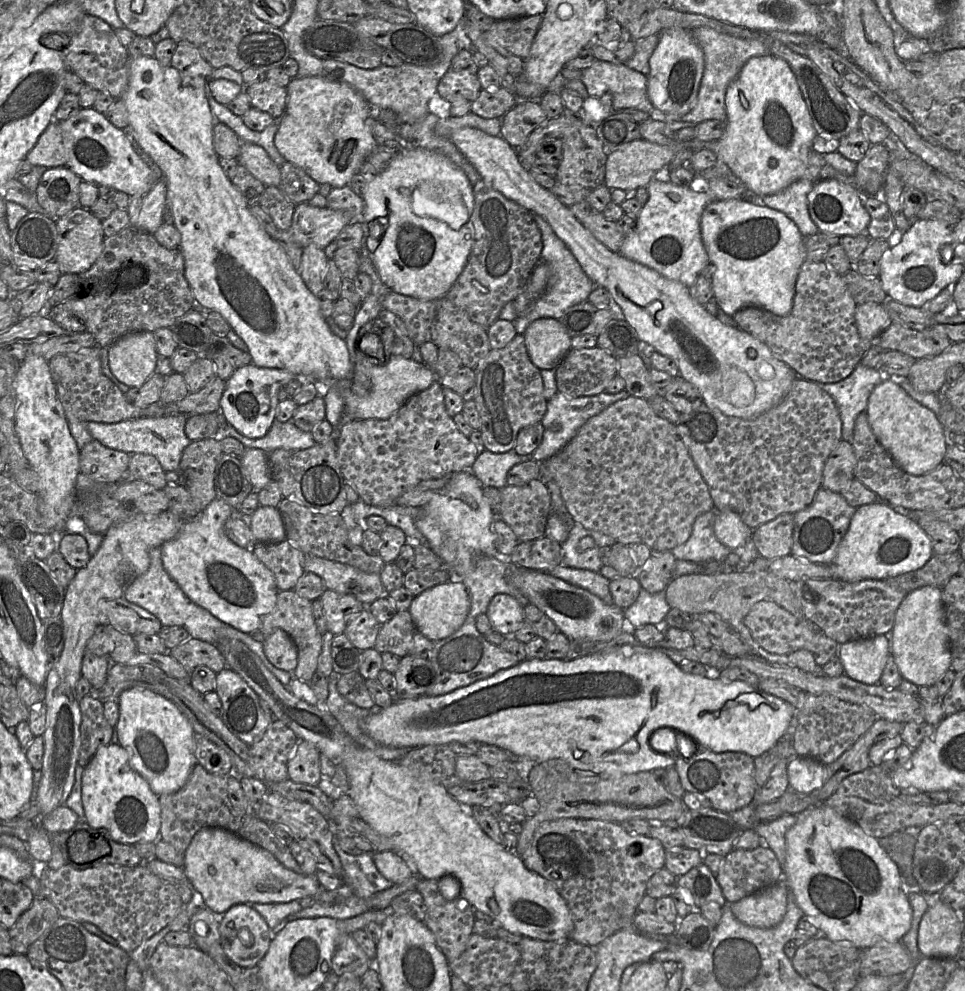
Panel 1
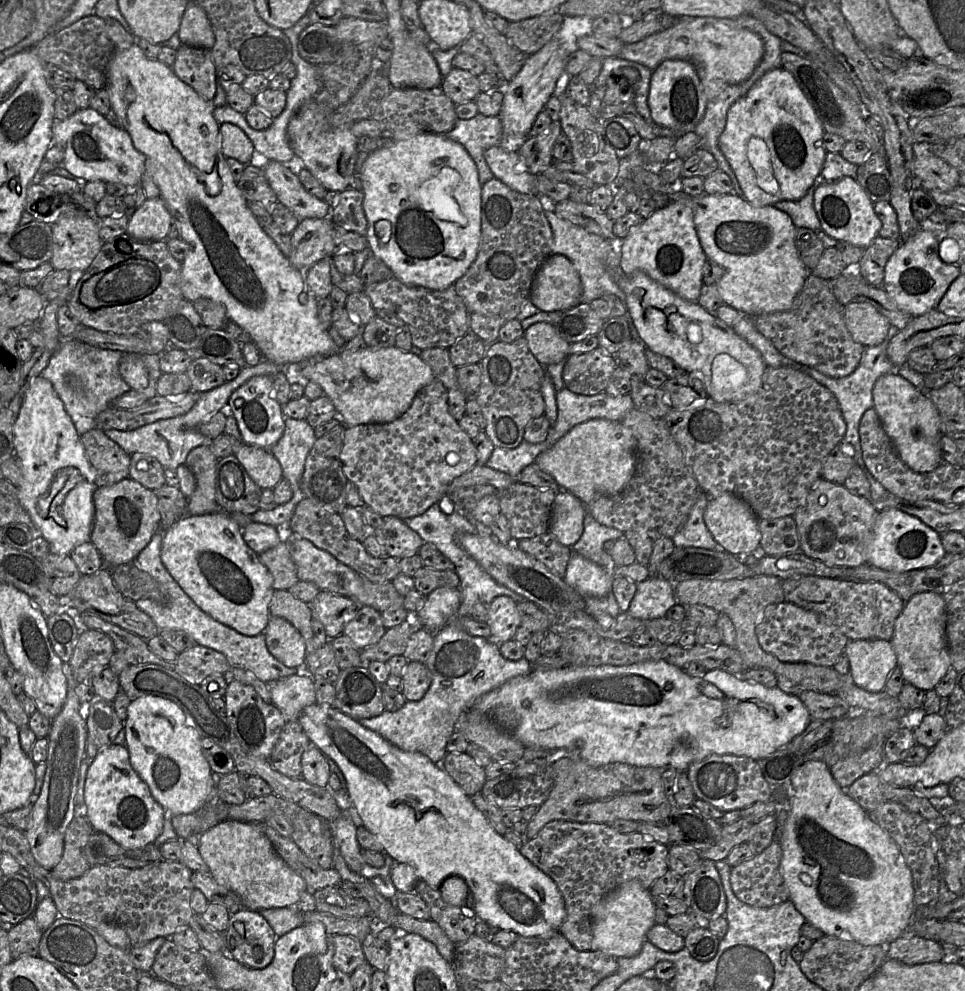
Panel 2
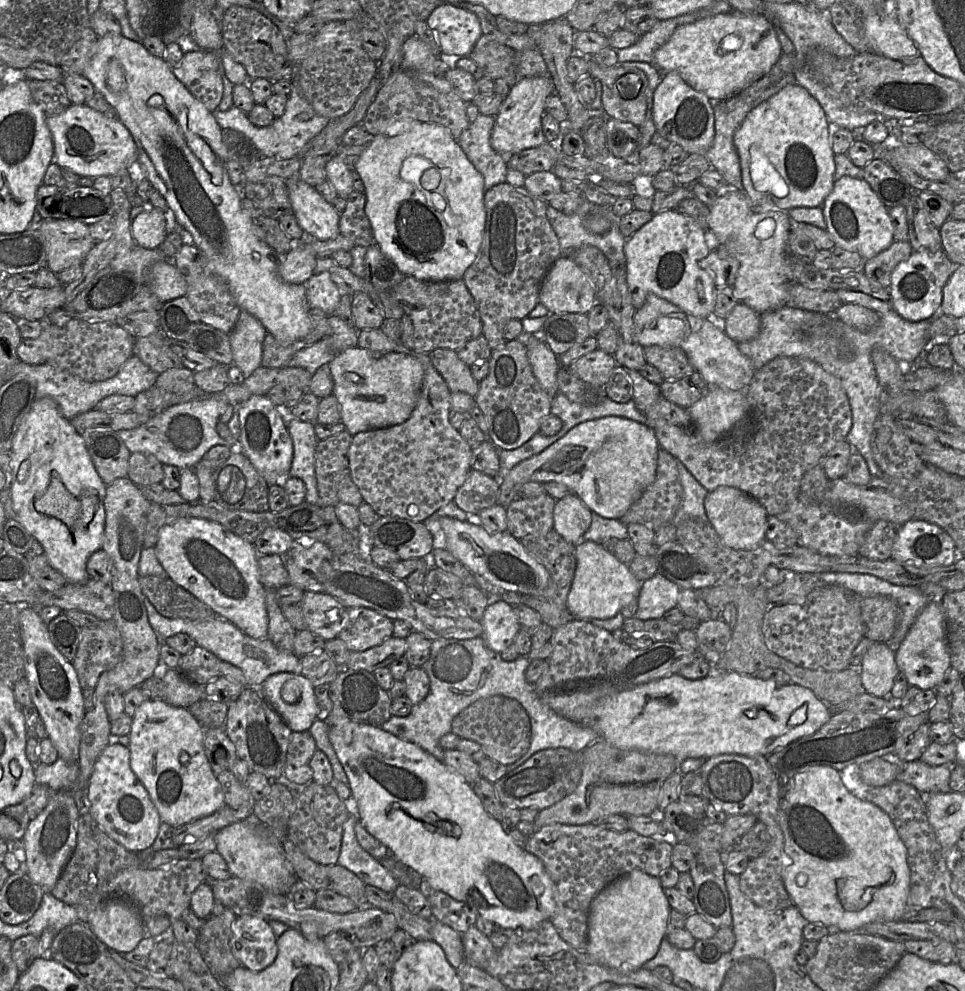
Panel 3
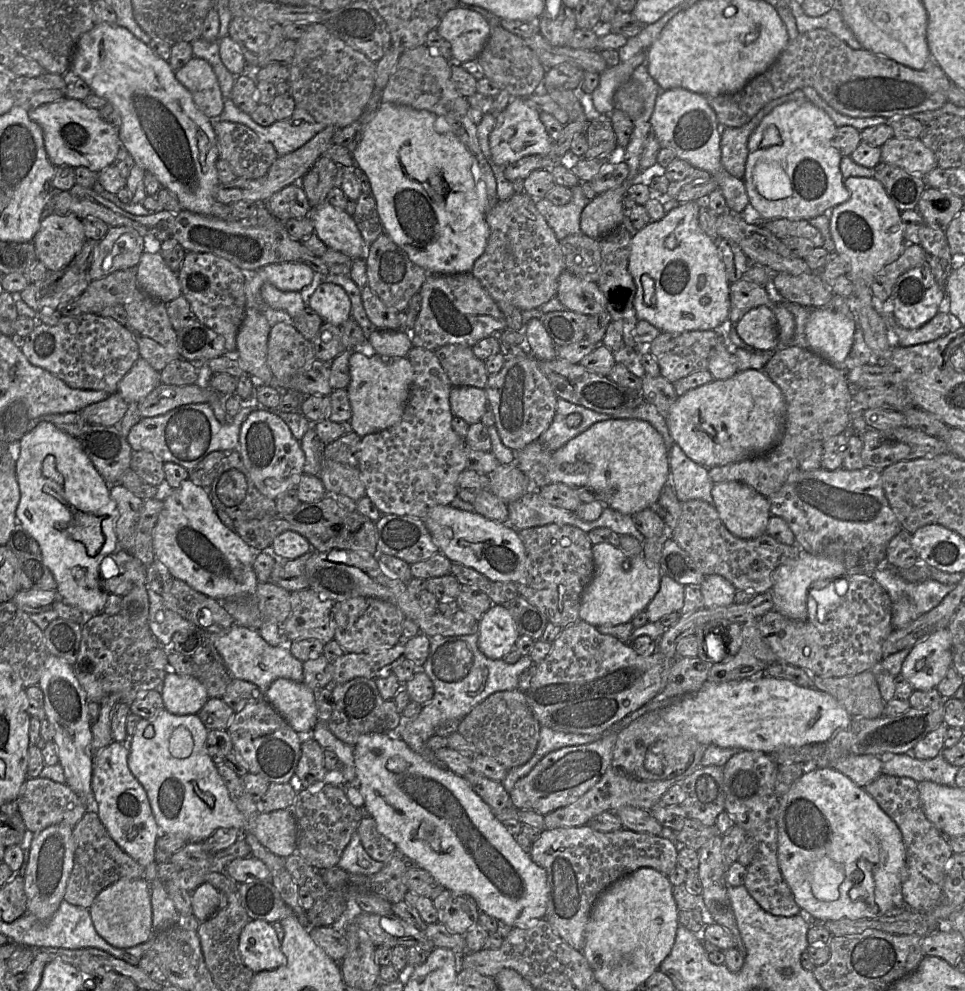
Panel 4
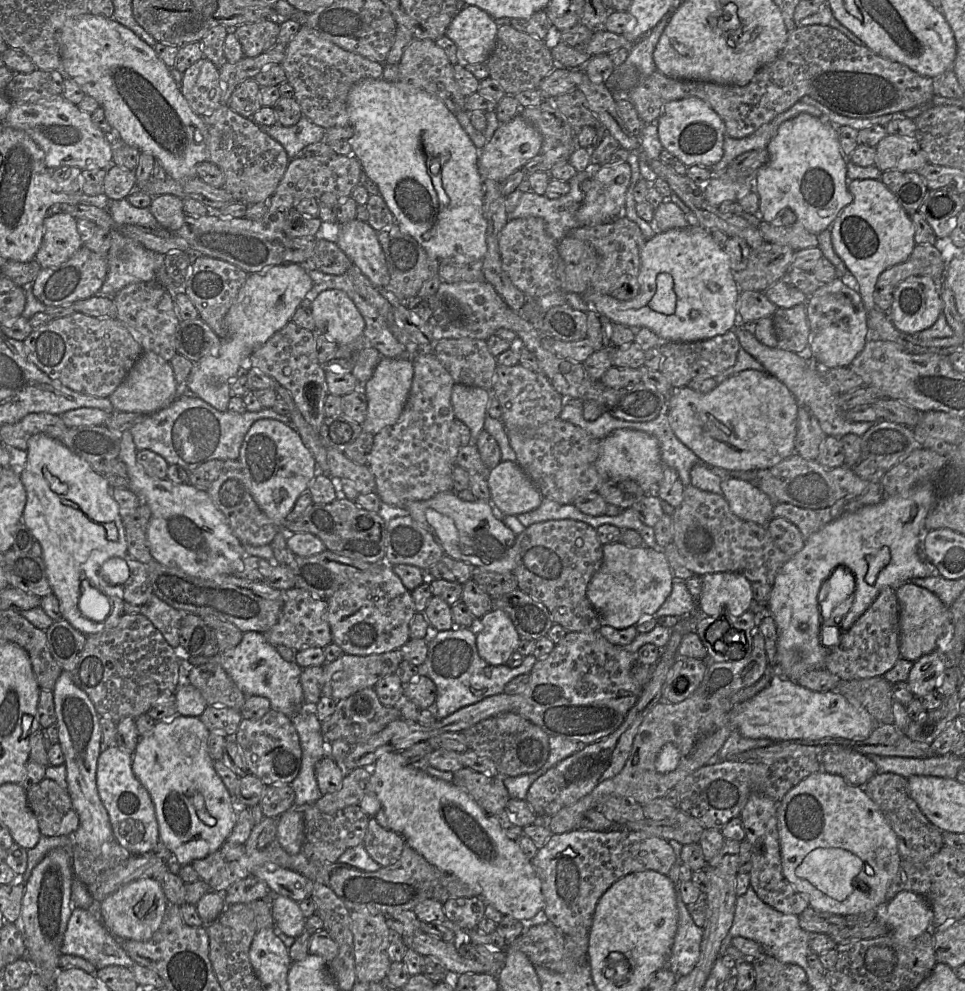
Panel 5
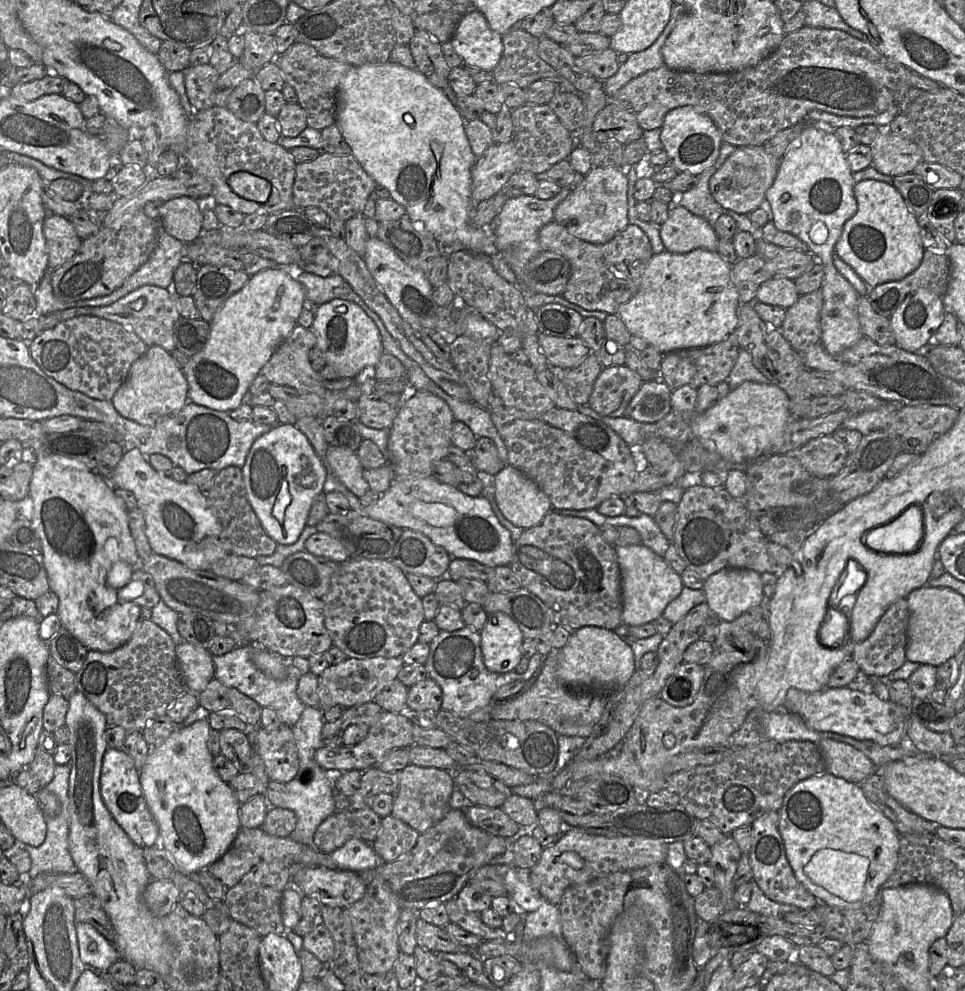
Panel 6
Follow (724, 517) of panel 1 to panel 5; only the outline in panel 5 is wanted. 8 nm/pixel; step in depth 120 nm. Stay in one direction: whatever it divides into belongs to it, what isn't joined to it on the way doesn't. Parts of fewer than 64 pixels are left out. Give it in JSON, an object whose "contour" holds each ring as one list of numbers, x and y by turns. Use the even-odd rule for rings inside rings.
{"contour":[[730,477,723,478,720,486,730,510,740,519,766,526,774,518,769,497,755,483]]}

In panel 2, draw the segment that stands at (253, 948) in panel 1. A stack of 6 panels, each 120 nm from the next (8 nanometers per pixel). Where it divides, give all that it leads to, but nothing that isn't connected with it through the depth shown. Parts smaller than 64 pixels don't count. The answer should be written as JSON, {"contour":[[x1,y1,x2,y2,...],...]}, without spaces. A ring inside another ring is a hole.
{"contour":[[242,908,230,915,224,932,229,956,249,969,268,966,274,957,274,946,278,936,259,911],[242,922,244,935,240,935,234,924]]}

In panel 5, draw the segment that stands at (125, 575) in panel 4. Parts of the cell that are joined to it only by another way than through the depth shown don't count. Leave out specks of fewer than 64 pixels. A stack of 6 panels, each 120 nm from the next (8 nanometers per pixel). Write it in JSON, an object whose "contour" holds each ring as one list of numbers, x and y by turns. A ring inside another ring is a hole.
{"contour":[[127,554,124,557,130,569,129,579,122,585,124,600,134,605,143,606,153,594,146,565]]}

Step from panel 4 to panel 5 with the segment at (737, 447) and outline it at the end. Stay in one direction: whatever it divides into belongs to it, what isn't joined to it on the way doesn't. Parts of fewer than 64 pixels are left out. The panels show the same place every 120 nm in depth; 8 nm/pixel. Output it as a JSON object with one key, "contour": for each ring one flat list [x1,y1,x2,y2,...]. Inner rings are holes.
{"contour":[[740,371,708,393,687,386,672,388,667,415,677,438,709,467,763,470,795,453,798,403,782,382,765,371]]}

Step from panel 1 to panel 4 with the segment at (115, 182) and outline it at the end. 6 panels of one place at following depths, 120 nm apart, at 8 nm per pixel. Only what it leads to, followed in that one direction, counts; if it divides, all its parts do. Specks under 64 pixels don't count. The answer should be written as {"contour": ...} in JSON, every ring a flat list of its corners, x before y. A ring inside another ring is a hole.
{"contour":[[64,98,29,110,28,115,41,127,48,159,55,167,68,165,76,168,82,166,99,173,114,163,121,146,119,129,104,121,99,110,89,108,83,101]]}

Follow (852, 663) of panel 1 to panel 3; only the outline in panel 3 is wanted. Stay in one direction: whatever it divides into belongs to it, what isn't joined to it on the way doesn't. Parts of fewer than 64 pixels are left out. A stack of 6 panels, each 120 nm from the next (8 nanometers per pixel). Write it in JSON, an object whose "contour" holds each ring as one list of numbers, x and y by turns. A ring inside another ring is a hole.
{"contour":[[873,642,862,657,860,675,866,693,889,698,899,669,895,652,884,642]]}

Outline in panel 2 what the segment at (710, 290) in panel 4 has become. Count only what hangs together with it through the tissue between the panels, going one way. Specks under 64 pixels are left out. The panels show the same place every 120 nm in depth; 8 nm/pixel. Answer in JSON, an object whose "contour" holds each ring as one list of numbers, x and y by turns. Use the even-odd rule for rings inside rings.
{"contour":[[670,201,632,227,620,244,621,270,625,275,643,271,650,278,684,300,697,302,703,286,703,265,707,256,698,238,691,207]]}

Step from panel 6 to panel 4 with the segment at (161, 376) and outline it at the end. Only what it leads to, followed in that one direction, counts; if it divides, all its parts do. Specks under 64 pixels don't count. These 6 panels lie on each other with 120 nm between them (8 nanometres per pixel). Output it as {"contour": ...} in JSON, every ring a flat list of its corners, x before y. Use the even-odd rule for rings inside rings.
{"contour":[[139,357,130,371,119,382,115,393,129,404,139,403,160,384,160,372]]}

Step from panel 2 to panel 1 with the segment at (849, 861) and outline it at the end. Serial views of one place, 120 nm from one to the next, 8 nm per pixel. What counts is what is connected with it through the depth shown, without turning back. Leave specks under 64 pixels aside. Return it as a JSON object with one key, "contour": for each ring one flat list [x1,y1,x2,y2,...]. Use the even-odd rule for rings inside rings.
{"contour":[[794,757,787,763,790,789,810,794,822,788,826,765,812,758],[824,804,793,815,797,816,797,821,786,833,783,880,793,892,804,915,812,919,821,934,834,942,849,941,860,949,878,943,900,942,910,929,912,907,899,868,878,839,867,835,860,826]]}

